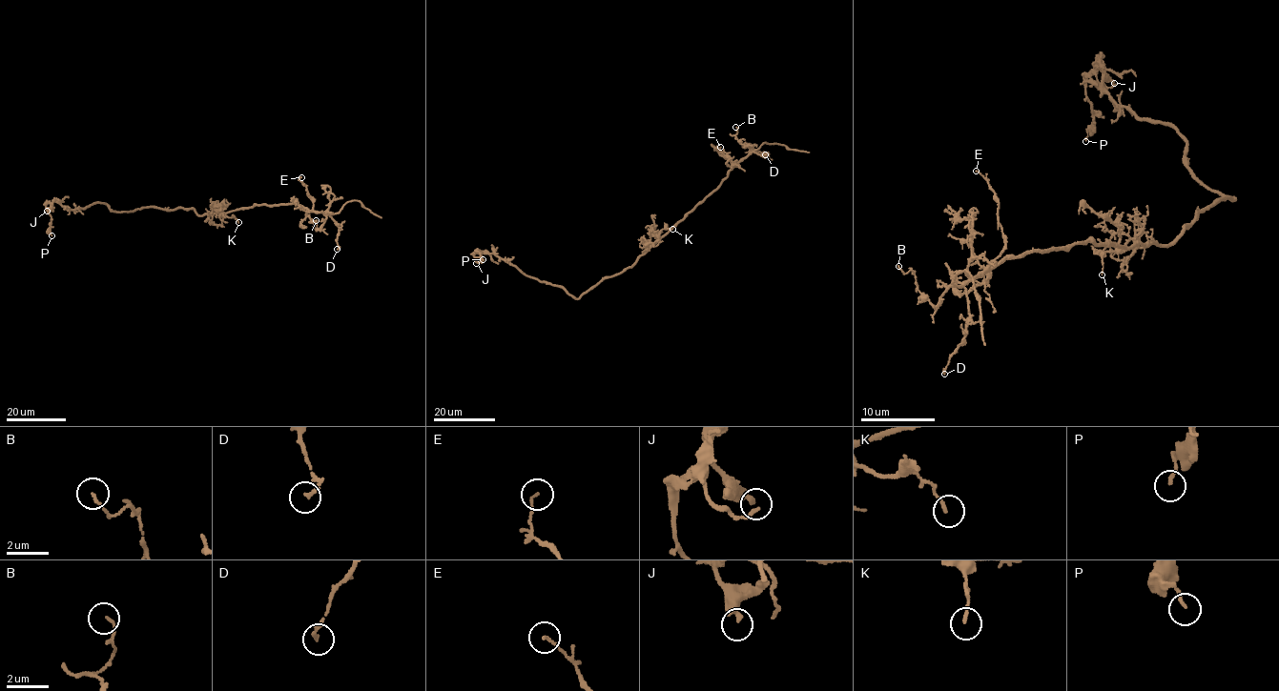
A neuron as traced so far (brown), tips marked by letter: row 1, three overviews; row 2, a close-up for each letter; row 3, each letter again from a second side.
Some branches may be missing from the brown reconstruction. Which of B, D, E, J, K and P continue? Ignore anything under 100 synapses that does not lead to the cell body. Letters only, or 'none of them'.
none of them

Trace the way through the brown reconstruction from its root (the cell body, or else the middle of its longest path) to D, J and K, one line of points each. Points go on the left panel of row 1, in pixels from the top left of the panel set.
D: (201, 215), (257, 205), (292, 203), (326, 213), (331, 217), (339, 227), (337, 249)
J: (201, 215), (193, 209), (150, 206), (116, 212), (99, 202), (72, 209), (52, 201), (46, 204), (47, 211)
K: (201, 215), (219, 212), (234, 216), (238, 222)

